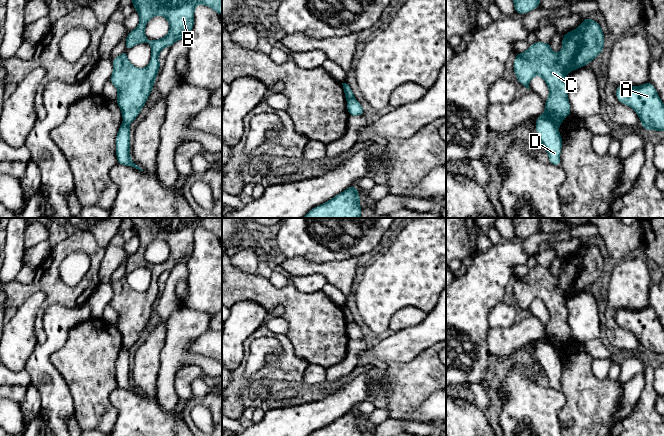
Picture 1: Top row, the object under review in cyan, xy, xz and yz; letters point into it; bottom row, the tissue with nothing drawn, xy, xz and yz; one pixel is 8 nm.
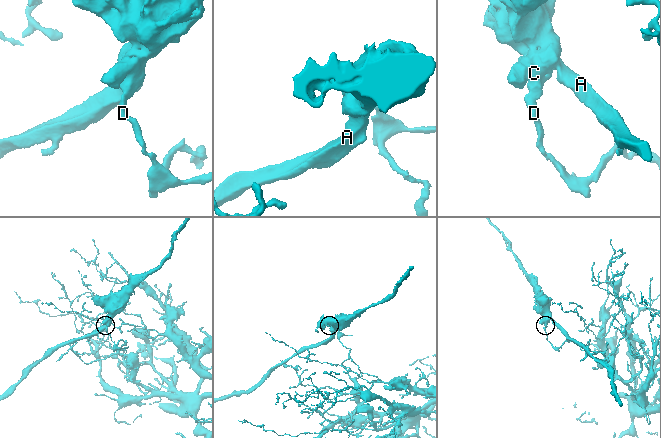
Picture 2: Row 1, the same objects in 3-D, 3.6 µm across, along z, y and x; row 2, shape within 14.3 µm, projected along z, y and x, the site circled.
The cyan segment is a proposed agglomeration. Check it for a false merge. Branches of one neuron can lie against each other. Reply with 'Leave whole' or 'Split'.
Split

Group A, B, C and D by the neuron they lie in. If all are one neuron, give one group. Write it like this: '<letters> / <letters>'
A B C / D

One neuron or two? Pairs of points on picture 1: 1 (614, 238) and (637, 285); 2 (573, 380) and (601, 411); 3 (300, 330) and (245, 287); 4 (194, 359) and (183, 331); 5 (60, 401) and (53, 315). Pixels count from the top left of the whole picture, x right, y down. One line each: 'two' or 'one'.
1: two
2: one
3: one
4: one
5: one

